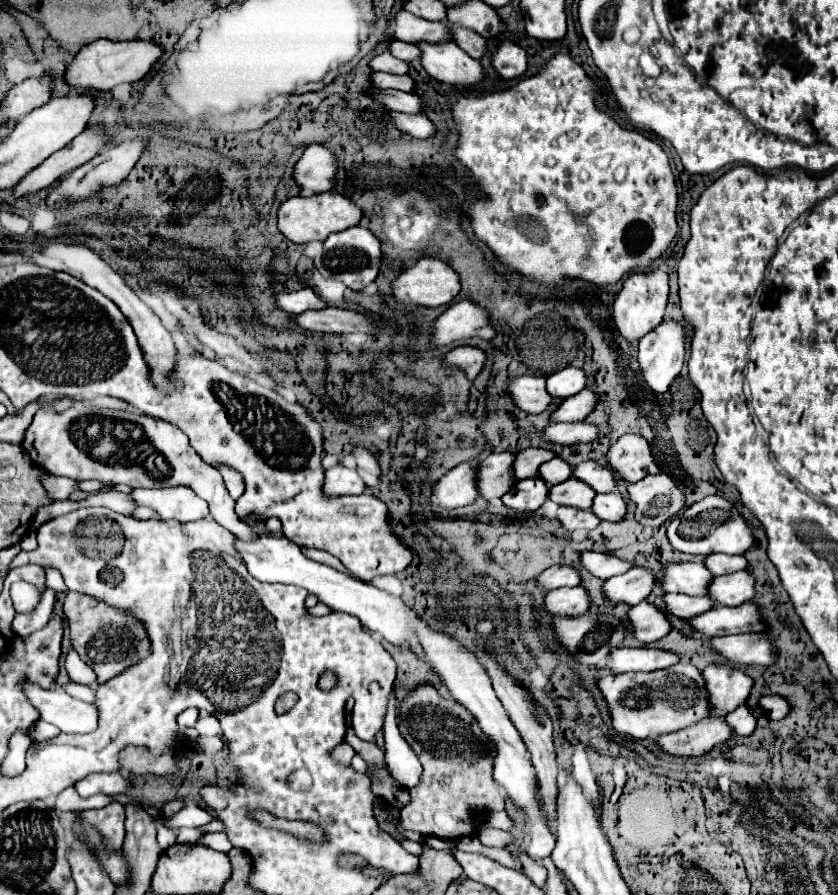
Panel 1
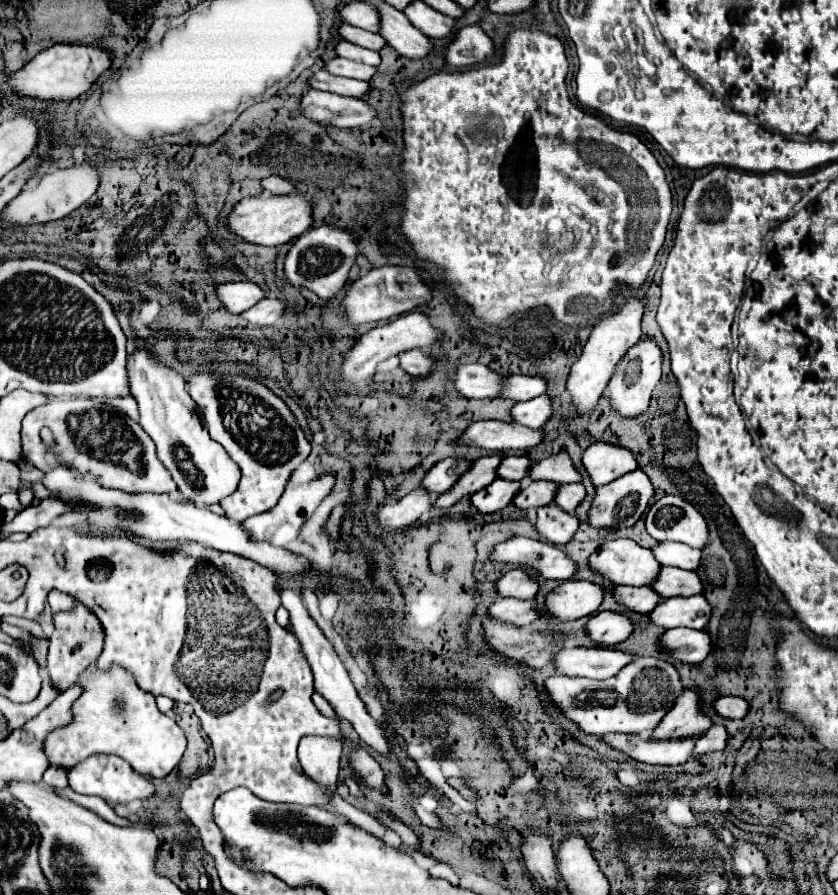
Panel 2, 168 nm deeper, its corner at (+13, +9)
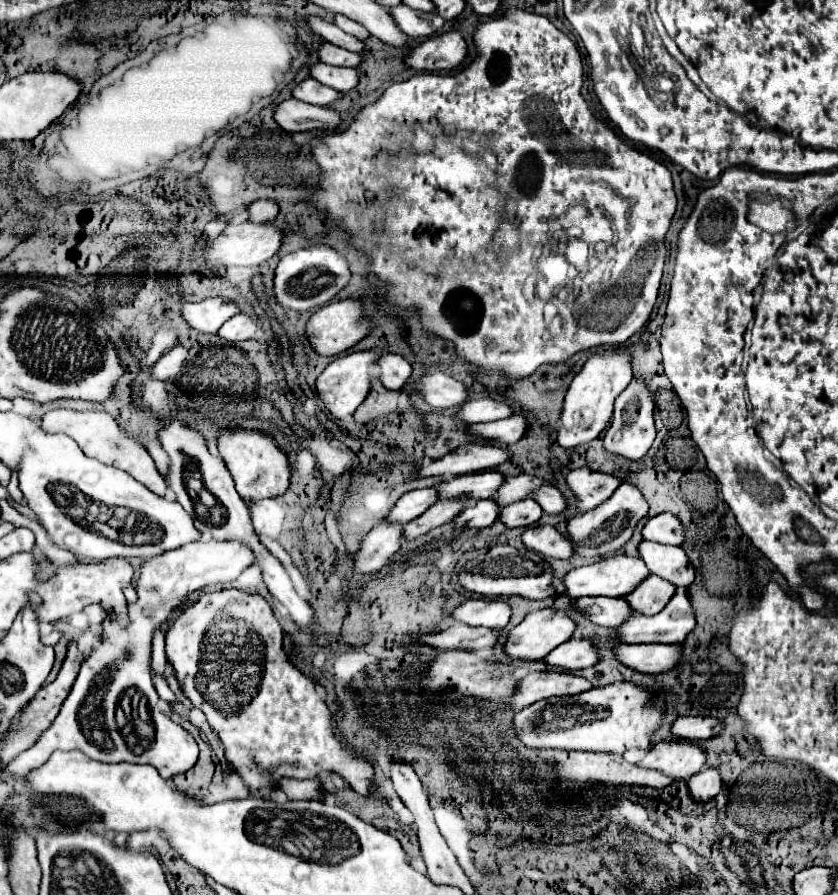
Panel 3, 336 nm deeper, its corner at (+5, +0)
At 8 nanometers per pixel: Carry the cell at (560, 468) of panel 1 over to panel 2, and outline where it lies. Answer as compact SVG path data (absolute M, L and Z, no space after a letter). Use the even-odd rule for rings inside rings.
M509 455L501 461L497 475L503 479L511 479L511 481L523 481L527 479L527 465L531 465L531 461L533 459L529 459L527 455L521 455L521 457Z

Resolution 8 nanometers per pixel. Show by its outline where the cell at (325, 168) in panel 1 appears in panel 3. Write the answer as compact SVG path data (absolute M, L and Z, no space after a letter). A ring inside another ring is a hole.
M255 200L249 204L249 220L251 222L269 222L277 216L279 206L275 200Z

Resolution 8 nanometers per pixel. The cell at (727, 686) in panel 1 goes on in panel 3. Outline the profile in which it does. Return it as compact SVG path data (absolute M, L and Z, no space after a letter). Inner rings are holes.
M683 738L663 740L655 744L651 750L647 750L645 758L637 762L639 768L659 770L661 774L667 774L673 780L689 780L693 774L701 770L703 764L703 750L697 744L687 742Z

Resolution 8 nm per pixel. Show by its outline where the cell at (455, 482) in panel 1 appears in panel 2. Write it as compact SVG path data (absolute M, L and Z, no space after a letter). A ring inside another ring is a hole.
M417 485L409 495L399 499L395 505L385 505L379 511L379 523L389 529L403 529L415 523L427 511L431 511L433 503L435 497L431 497L431 493L423 493L423 489L419 489Z

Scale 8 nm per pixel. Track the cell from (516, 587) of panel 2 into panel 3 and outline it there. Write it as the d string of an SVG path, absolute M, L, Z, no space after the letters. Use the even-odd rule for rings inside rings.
M473 598L461 602L453 612L451 612L455 622L467 624L467 626L483 626L491 630L503 628L509 618L511 618L511 608L503 598Z

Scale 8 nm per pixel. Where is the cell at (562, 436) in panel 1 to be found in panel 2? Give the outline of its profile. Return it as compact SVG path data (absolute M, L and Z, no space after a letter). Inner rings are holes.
M477 421L469 425L461 443L473 447L485 447L493 453L503 453L509 449L527 449L543 441L543 429L527 429L525 425L505 423L505 421Z

